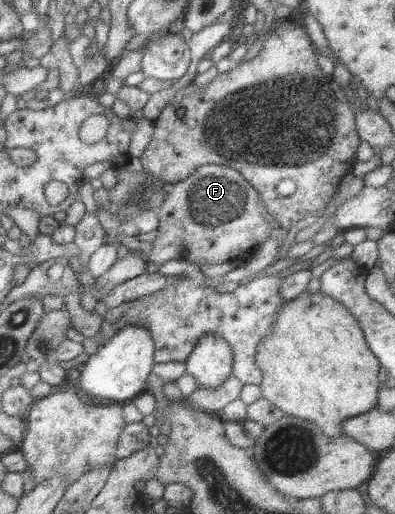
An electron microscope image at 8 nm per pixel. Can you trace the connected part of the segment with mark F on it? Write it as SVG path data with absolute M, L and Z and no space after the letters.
M217 164L202 165L186 180L174 184L158 214L159 234L149 254L153 267L169 259L183 259L202 268L241 259L247 252L253 255L270 232L280 228L255 186L249 185L238 169Z

